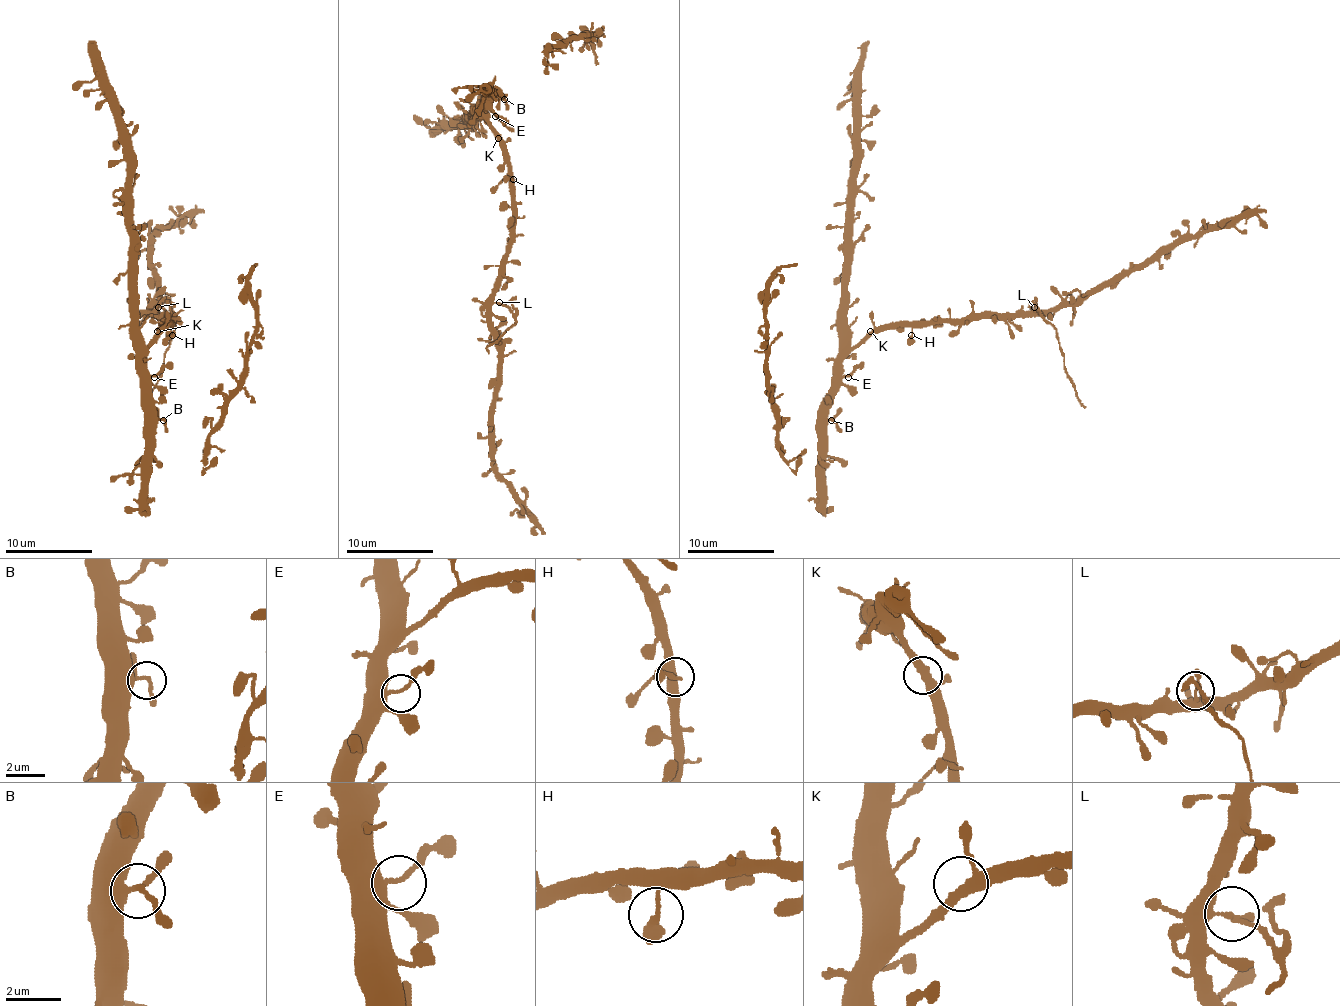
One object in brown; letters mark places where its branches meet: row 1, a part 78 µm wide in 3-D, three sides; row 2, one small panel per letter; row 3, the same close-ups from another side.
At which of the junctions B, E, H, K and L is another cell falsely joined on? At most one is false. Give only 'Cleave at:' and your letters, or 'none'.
Cleave at: L

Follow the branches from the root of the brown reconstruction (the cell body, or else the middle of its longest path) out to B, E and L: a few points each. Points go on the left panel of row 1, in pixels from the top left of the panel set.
B: (161, 333), (148, 348), (146, 392), (150, 396), (152, 414), (163, 420)
E: (161, 333), (150, 344), (146, 357), (146, 370), (154, 377)
L: (161, 333), (172, 322), (152, 312), (159, 307)

